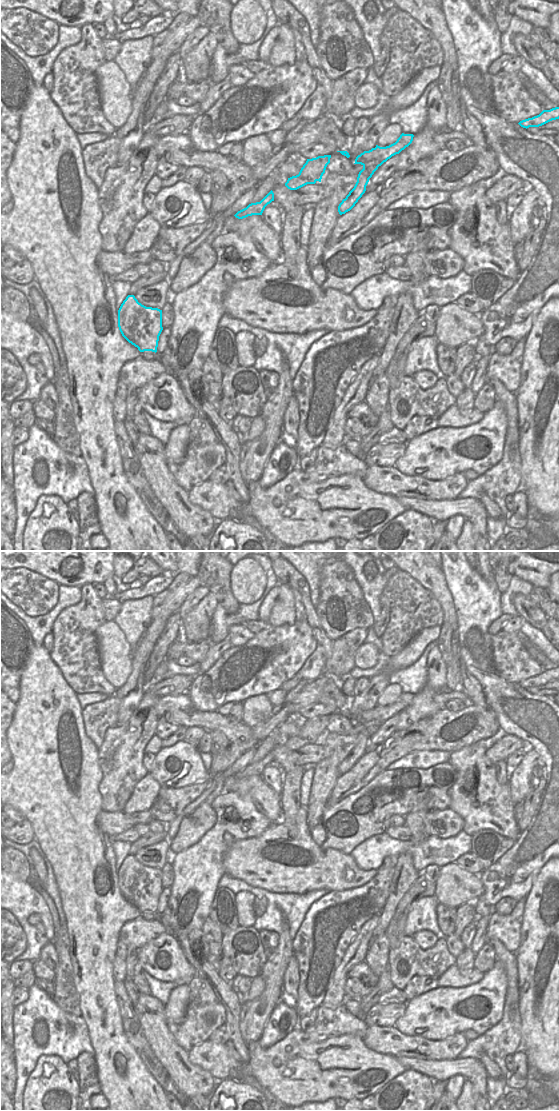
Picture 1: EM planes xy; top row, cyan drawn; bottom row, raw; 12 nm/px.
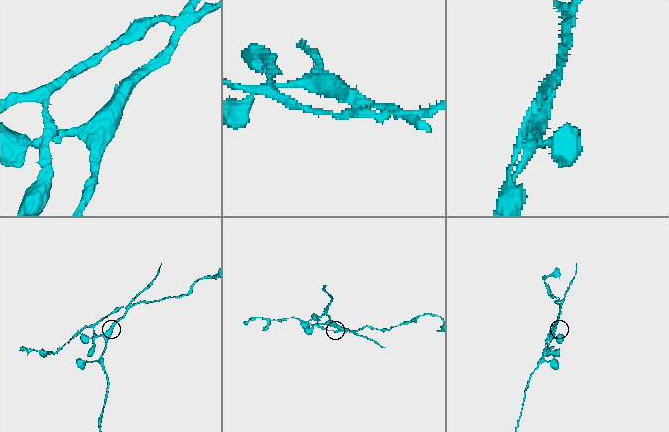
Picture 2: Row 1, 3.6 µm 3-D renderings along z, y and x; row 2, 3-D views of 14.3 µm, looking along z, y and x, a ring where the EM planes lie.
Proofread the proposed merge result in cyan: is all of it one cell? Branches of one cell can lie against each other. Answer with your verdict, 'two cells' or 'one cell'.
two cells

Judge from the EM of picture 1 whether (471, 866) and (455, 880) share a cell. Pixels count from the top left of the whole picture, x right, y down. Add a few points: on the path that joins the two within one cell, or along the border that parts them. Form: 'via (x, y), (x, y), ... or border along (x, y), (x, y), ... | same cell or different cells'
border along (455, 863), (465, 870), (478, 875) | different cells

